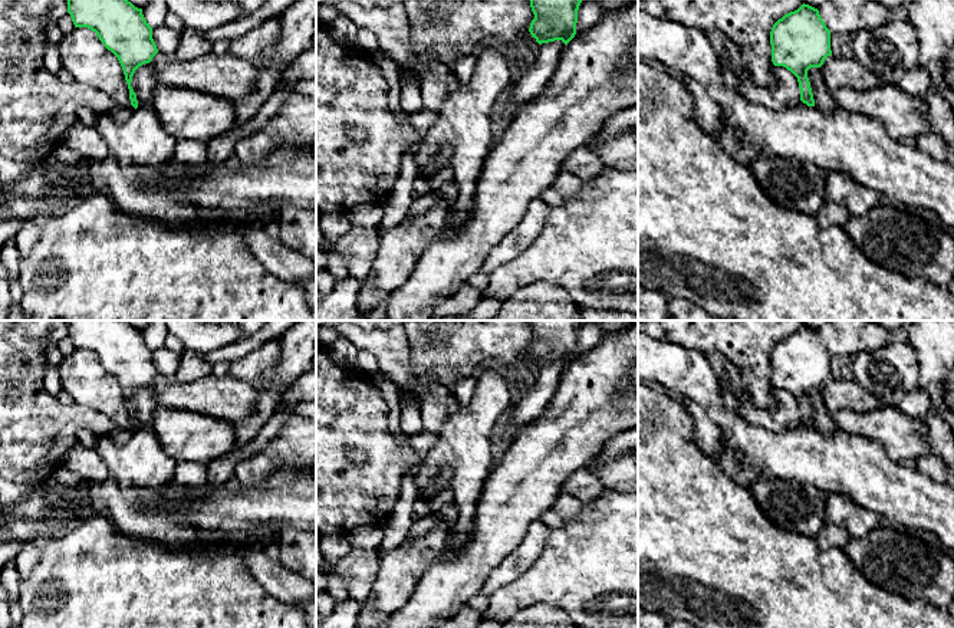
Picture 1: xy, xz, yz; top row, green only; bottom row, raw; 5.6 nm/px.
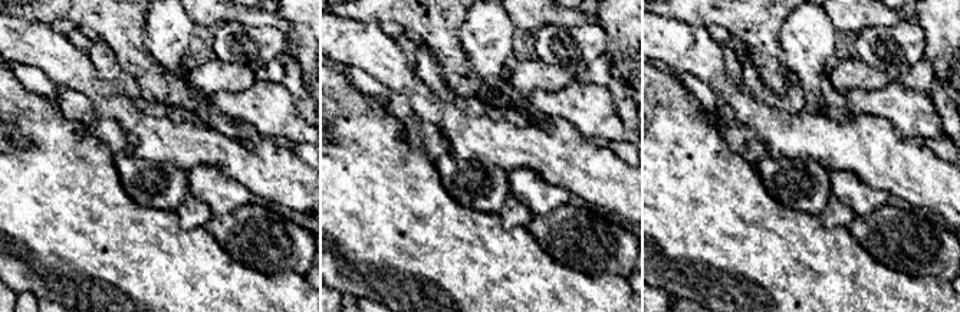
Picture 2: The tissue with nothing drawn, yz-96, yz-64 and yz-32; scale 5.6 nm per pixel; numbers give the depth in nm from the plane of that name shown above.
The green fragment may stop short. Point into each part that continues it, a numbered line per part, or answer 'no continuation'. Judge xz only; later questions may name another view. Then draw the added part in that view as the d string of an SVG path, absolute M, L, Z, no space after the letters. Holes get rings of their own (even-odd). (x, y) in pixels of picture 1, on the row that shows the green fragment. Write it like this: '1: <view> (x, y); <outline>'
no continuation

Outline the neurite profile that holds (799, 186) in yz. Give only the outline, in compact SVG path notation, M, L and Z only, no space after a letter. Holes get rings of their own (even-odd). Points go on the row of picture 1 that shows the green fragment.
M760 154L750 165L761 191L784 208L816 217L826 200L826 172L807 161Z

